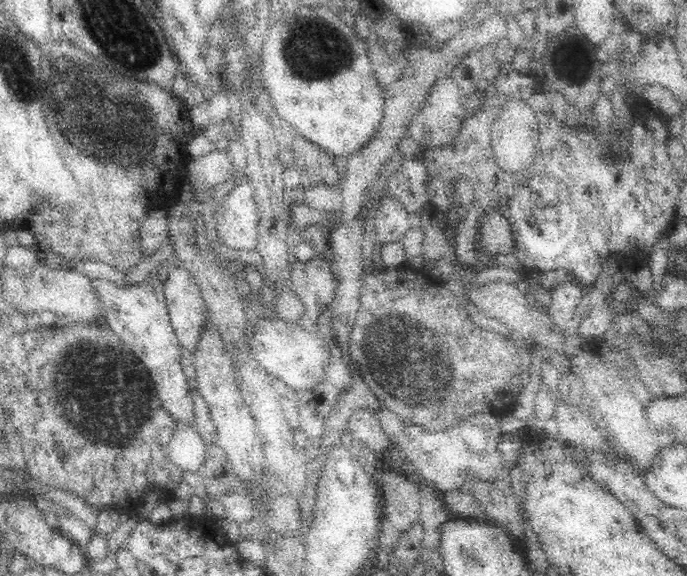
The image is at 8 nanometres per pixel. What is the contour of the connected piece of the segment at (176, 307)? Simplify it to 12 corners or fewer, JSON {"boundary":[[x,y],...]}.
{"boundary":[[186,270],[164,282],[169,318],[189,356],[206,304]]}

